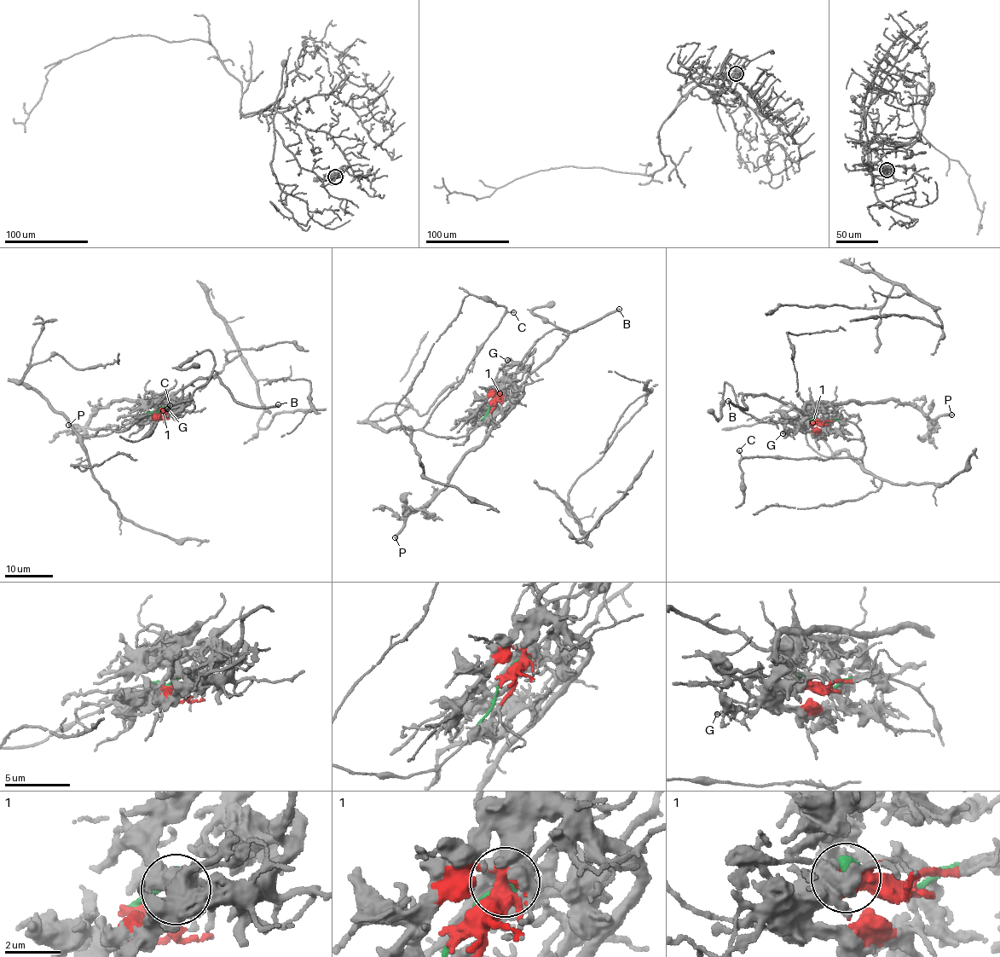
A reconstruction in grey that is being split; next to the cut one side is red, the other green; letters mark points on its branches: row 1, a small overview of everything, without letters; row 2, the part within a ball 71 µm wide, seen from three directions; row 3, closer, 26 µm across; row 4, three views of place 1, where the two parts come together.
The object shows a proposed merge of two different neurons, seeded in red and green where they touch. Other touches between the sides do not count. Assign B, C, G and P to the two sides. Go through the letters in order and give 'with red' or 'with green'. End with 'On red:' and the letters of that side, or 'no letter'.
B: with red
C: with green
G: with red
P: with red
On red: B, G, P

